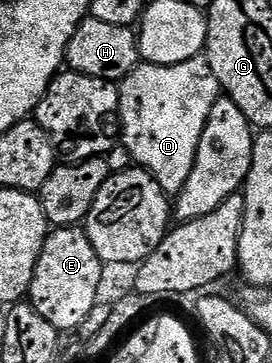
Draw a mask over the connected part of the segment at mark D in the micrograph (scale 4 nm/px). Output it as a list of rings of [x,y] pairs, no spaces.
[[[203,57],[172,67],[159,67],[155,63],[143,61],[133,69],[133,73],[121,80],[118,89],[122,146],[127,146],[128,153],[139,162],[136,164],[142,170],[154,175],[168,196],[178,196],[193,169],[197,145],[201,141],[201,133],[205,133],[209,113],[213,113],[213,105],[221,97],[221,88],[217,77],[213,77],[213,69],[209,69],[207,60]]]

